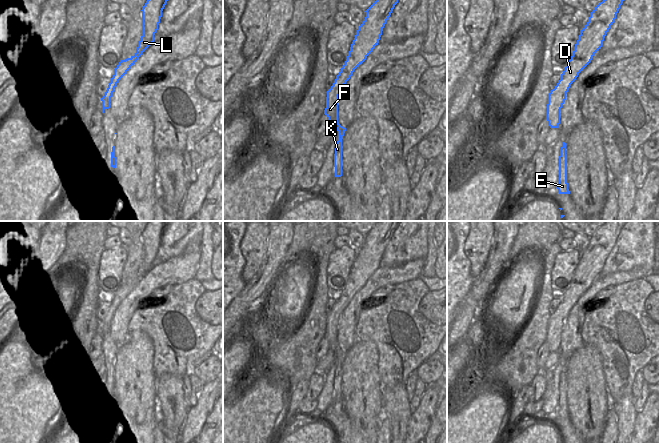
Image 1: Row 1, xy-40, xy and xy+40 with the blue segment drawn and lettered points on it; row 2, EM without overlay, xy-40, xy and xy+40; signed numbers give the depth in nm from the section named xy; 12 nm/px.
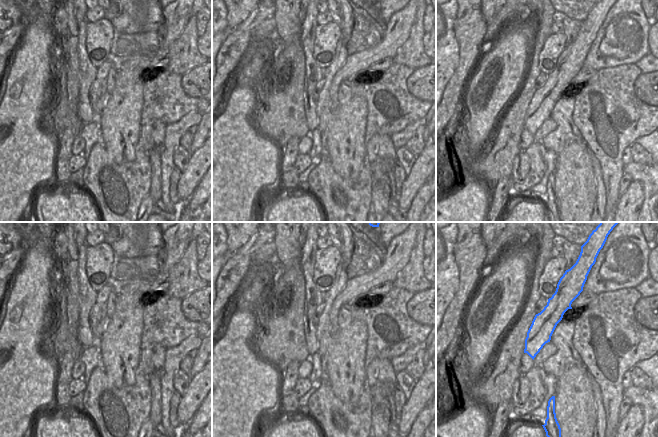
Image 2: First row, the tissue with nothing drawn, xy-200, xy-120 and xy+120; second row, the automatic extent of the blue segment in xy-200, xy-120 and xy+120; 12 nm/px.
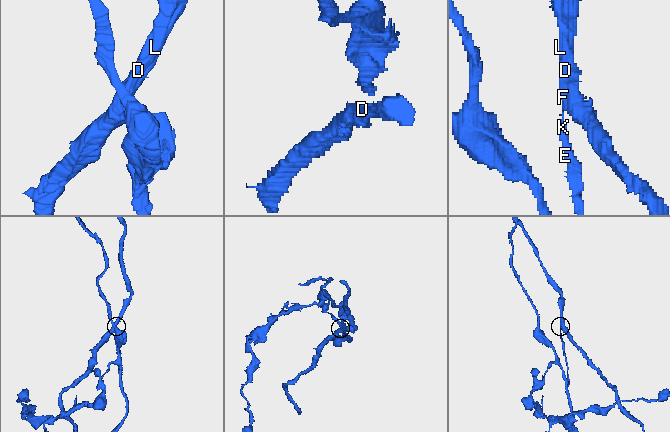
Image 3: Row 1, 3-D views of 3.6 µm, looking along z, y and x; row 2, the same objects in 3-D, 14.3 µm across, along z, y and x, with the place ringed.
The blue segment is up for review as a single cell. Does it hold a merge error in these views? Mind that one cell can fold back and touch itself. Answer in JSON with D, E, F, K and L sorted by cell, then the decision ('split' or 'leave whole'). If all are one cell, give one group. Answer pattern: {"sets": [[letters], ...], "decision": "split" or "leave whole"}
{"sets": [["D", "F", "L"], ["E", "K"]], "decision": "split"}

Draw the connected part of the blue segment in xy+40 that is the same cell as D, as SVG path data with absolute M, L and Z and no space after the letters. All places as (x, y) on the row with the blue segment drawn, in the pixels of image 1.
M603 0L590 13L587 24L581 30L572 56L560 80L548 95L546 119L550 128L559 128L560 110L566 94L579 73L591 62L594 54L601 49L604 38L624 0Z

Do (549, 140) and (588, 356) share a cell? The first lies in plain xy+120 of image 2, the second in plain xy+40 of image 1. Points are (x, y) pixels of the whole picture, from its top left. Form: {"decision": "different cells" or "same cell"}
{"decision": "different cells"}

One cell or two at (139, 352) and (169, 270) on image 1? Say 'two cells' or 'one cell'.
two cells

